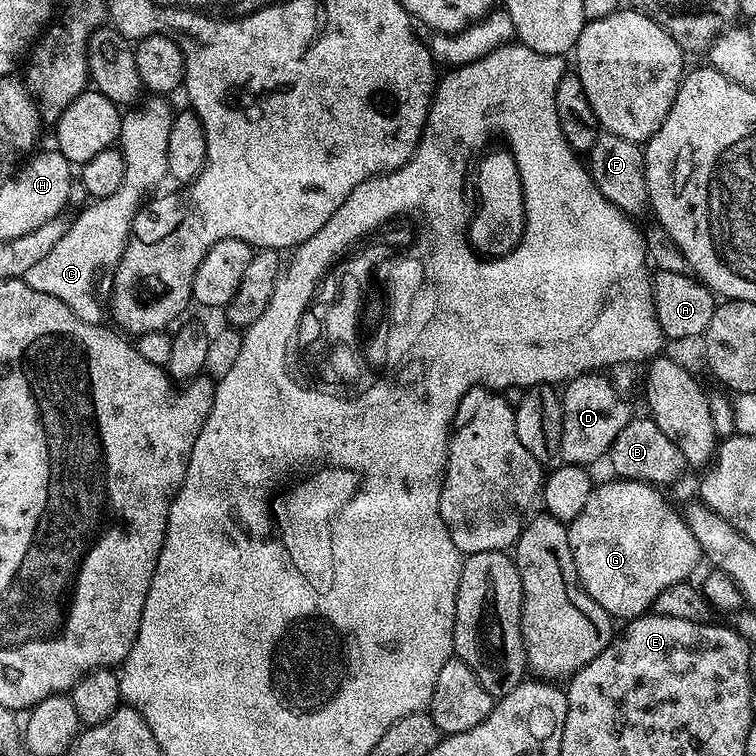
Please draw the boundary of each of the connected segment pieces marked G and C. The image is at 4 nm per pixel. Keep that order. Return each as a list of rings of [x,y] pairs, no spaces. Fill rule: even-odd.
[[[612,478],[609,484],[597,483],[582,514],[568,524],[568,537],[580,587],[617,621],[627,622],[645,615],[666,586],[685,583],[688,575],[695,570],[696,563],[702,560],[700,547],[698,542],[694,542],[694,534],[690,534],[687,519],[681,513],[679,516],[664,501],[660,492],[663,491],[659,487],[637,480]]]
[[[144,108],[141,112],[130,113],[129,116],[127,113],[121,119],[118,147],[126,162],[126,174],[122,174],[122,186],[118,190],[114,190],[114,194],[110,194],[110,198],[92,200],[89,203],[89,208],[82,209],[77,214],[76,221],[73,219],[69,223],[66,234],[62,234],[62,238],[58,238],[57,244],[50,249],[50,254],[46,254],[46,258],[41,258],[28,272],[26,279],[30,286],[34,286],[34,290],[42,290],[42,294],[50,294],[54,298],[66,302],[66,306],[70,306],[70,310],[74,310],[74,314],[78,314],[78,318],[82,318],[82,322],[99,324],[105,319],[103,317],[106,316],[105,305],[104,308],[100,305],[100,296],[96,293],[96,275],[103,268],[112,270],[120,263],[122,254],[128,245],[128,237],[132,235],[132,223],[136,213],[140,211],[145,201],[157,191],[155,188],[168,176],[166,146],[169,145],[172,119],[170,112],[164,108]]]

